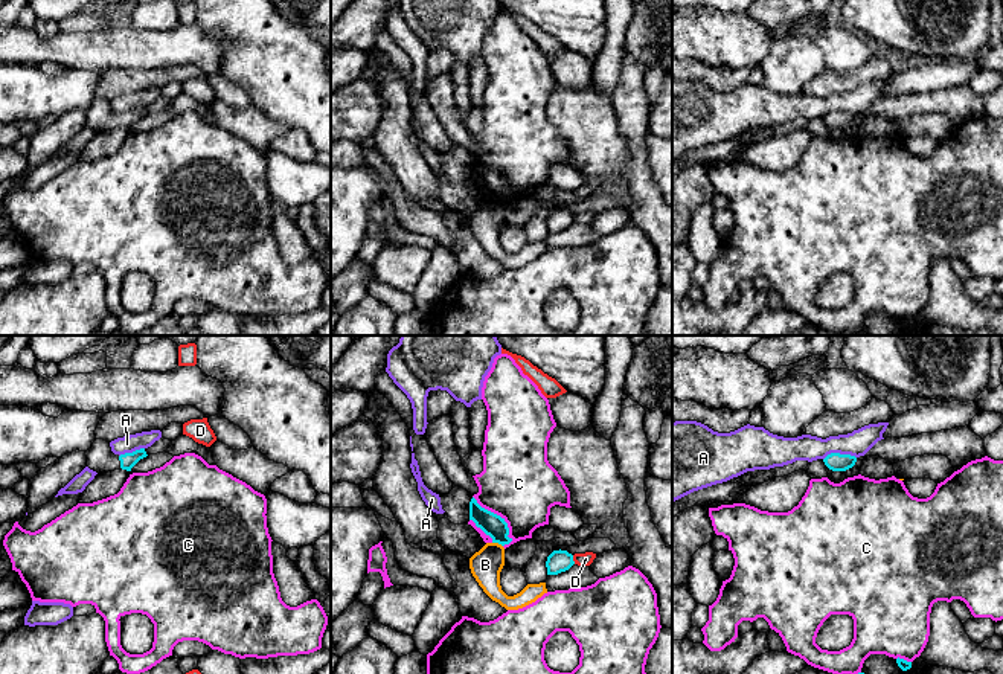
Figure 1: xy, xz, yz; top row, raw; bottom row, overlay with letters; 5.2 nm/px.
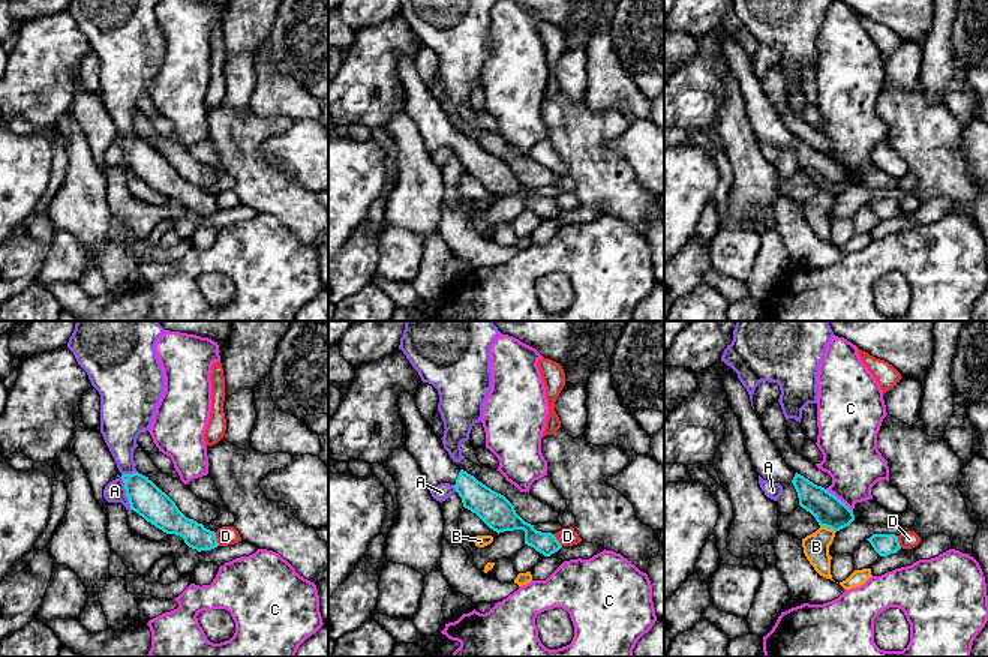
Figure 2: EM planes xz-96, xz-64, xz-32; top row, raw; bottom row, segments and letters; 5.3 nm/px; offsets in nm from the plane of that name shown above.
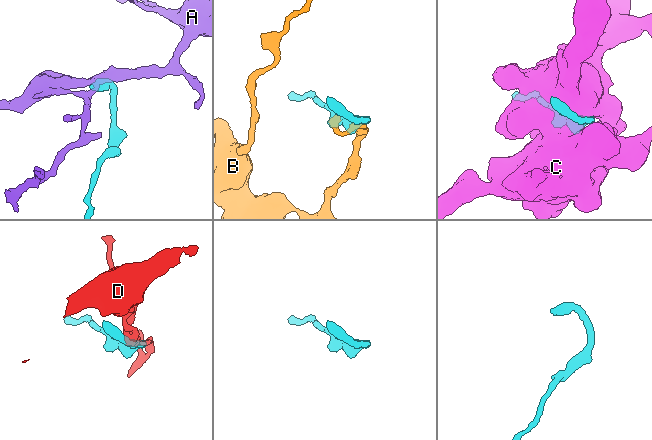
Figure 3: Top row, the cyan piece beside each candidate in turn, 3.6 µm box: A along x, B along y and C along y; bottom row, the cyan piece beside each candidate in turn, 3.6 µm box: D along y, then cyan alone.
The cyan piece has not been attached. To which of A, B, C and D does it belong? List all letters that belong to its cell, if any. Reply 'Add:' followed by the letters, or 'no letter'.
Add: no letter

